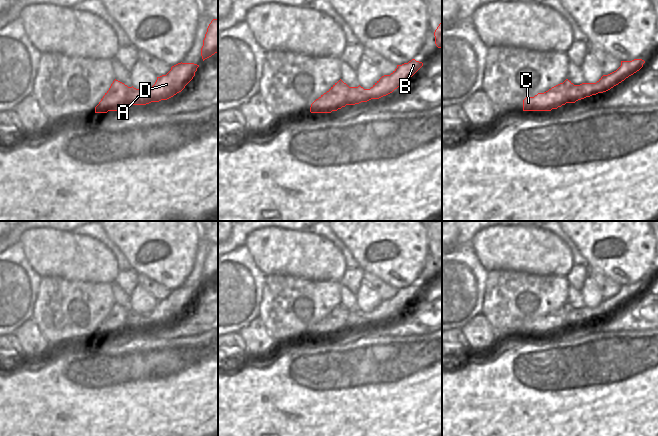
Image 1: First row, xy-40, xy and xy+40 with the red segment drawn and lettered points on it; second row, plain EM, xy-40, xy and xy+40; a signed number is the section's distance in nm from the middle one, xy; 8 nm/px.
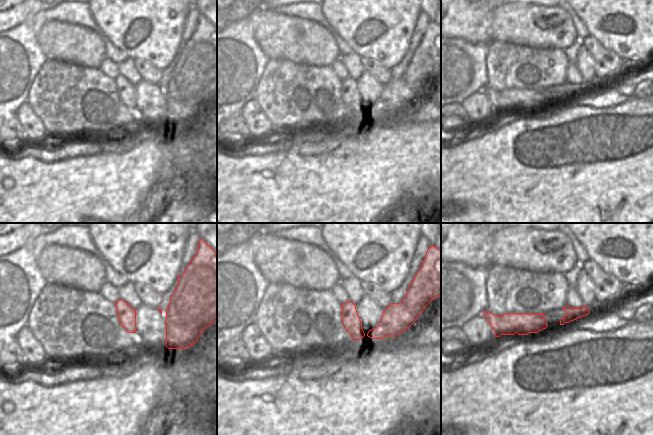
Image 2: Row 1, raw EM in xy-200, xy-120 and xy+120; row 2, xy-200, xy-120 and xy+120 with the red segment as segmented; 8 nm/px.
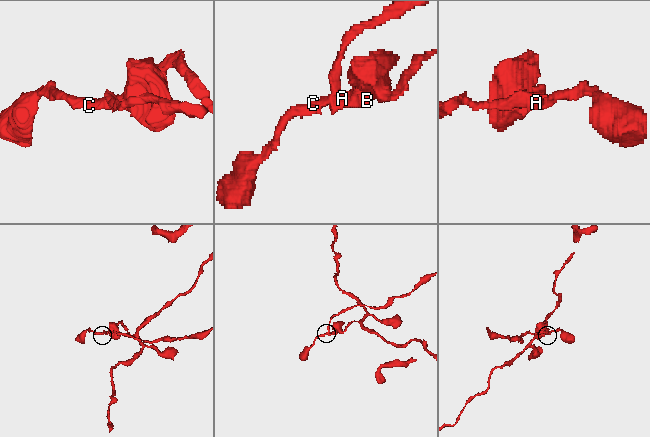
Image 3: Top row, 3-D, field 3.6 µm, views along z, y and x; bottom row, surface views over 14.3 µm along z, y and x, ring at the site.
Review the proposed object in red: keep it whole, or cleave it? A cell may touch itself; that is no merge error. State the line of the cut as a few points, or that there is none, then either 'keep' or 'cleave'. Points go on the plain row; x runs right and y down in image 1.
cut in xy+40 along (563, 306), (566, 310), (567, 326); cleave

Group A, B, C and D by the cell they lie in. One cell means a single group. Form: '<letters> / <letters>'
A B D / C

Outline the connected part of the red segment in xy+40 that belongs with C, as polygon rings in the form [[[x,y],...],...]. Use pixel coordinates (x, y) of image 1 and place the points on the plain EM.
[[[560,307],[544,317],[523,324],[523,335],[551,335],[567,327],[567,310]]]

